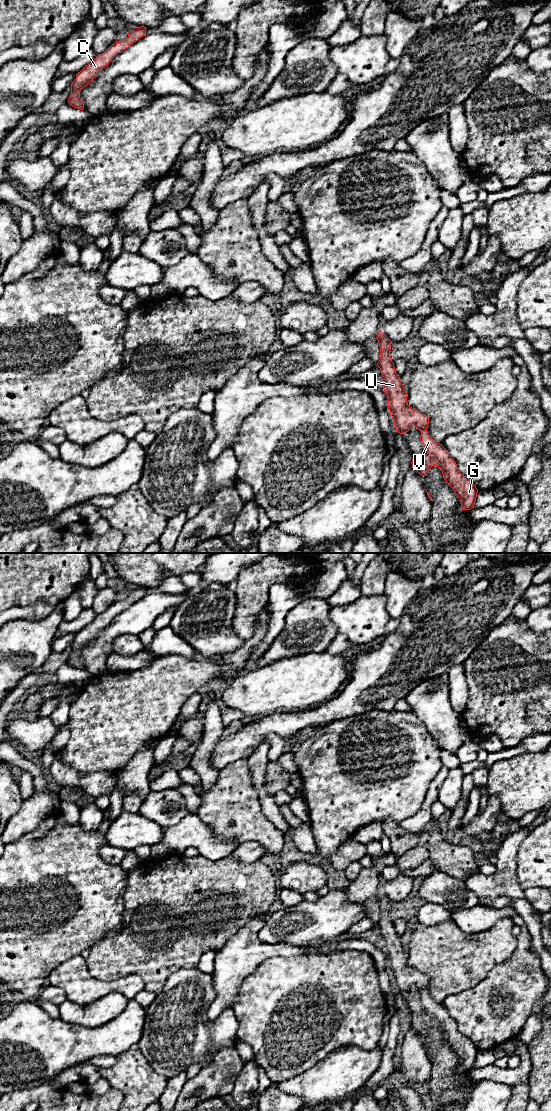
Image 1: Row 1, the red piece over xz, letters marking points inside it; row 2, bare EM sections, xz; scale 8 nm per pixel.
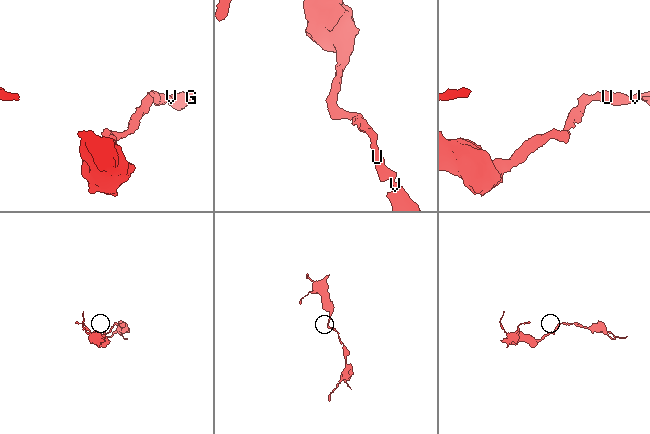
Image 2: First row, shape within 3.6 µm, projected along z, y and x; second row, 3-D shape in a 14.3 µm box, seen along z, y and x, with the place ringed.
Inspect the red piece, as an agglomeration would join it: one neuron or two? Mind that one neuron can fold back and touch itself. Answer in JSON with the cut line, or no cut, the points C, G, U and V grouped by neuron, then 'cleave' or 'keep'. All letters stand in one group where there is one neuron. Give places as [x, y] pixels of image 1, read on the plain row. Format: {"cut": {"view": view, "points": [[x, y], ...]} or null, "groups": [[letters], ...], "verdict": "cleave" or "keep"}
{"cut": null, "groups": [["C", "G", "U", "V"]], "verdict": "keep"}

